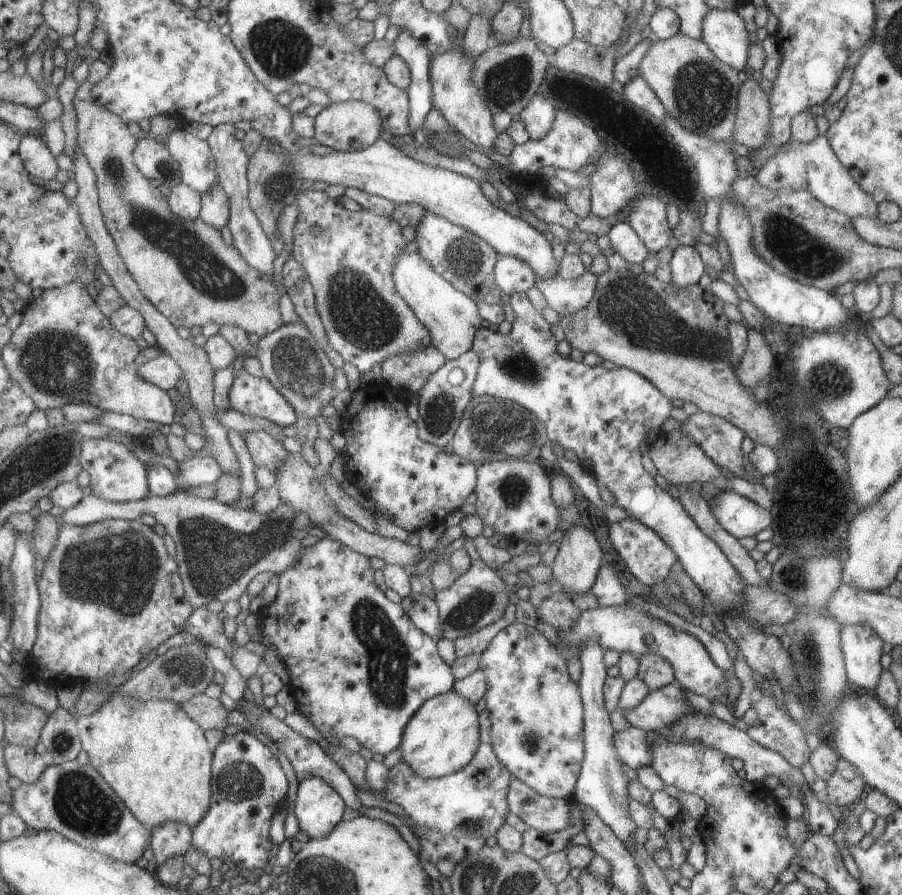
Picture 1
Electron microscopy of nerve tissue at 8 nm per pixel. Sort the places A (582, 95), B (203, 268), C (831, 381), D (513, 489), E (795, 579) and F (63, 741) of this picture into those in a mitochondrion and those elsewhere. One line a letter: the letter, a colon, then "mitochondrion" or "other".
A: other
B: mitochondrion
C: mitochondrion
D: mitochondrion
E: mitochondrion
F: mitochondrion

